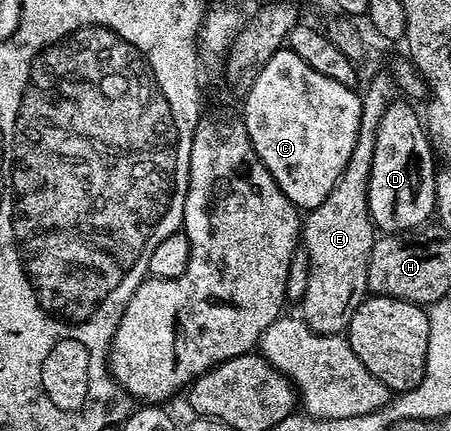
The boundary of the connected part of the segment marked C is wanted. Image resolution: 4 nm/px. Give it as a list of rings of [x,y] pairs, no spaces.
[[[283,46],[268,58],[260,70],[259,76],[244,97],[244,103],[246,105],[240,108],[240,115],[247,126],[248,138],[251,139],[251,144],[255,148],[260,162],[271,172],[272,178],[279,184],[280,190],[299,210],[309,210],[320,206],[320,202],[324,202],[324,198],[328,198],[332,186],[336,186],[336,178],[340,178],[344,166],[348,166],[348,157],[352,154],[352,146],[356,146],[356,134],[360,130],[360,114],[362,113],[361,95],[353,88],[340,86],[340,82],[332,82],[332,78],[324,78],[324,74],[316,74],[316,70],[312,70],[312,66],[308,66],[308,62],[302,61],[297,54],[292,54],[290,48]]]

